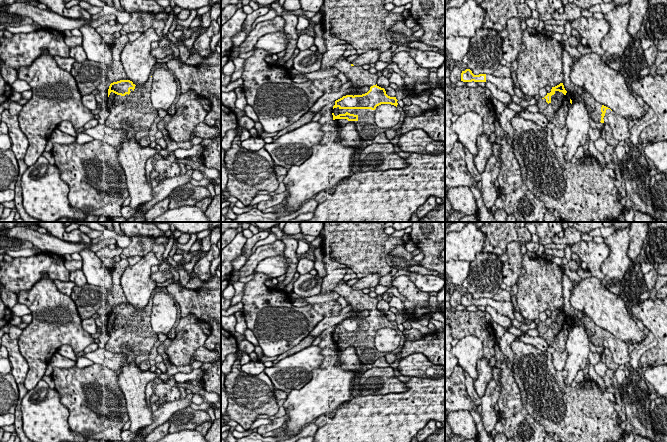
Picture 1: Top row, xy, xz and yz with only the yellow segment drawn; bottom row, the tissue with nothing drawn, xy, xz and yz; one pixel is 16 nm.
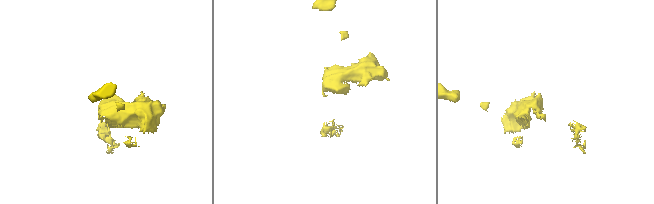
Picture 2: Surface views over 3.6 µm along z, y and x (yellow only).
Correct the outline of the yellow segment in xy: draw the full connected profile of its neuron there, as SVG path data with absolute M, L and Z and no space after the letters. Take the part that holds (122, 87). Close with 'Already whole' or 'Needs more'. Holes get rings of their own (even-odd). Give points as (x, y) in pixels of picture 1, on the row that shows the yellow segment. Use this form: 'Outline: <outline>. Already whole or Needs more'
Outline: M151 76L142 88L130 80L120 80L110 84L107 109L110 114L105 124L111 128L123 128L139 141L149 135L150 128L158 117L158 111L152 106Z. Needs more

